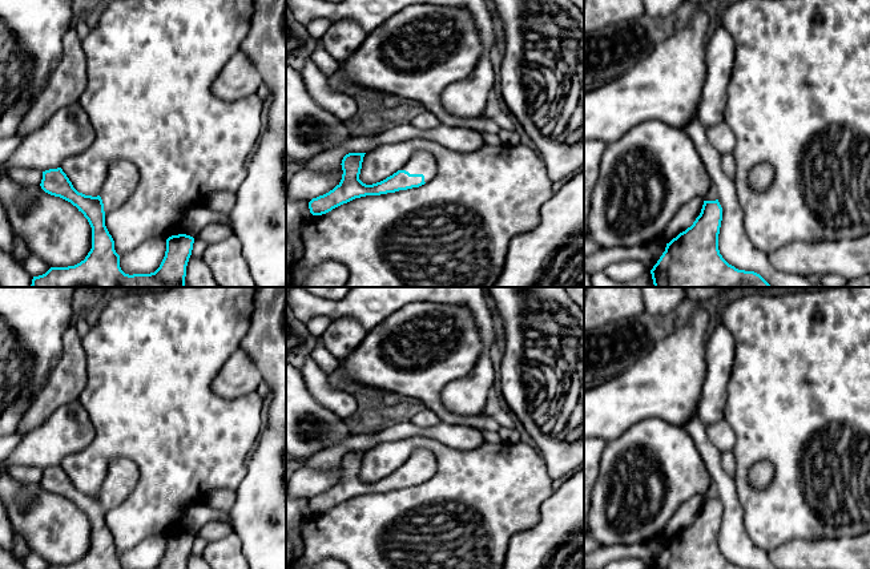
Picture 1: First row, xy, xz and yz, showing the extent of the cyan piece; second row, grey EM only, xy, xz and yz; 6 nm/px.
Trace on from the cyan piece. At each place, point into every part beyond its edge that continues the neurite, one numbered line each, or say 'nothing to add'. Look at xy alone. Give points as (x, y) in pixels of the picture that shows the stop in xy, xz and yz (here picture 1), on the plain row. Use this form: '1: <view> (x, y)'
1: xy (123, 475)

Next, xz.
1: xz (421, 460)

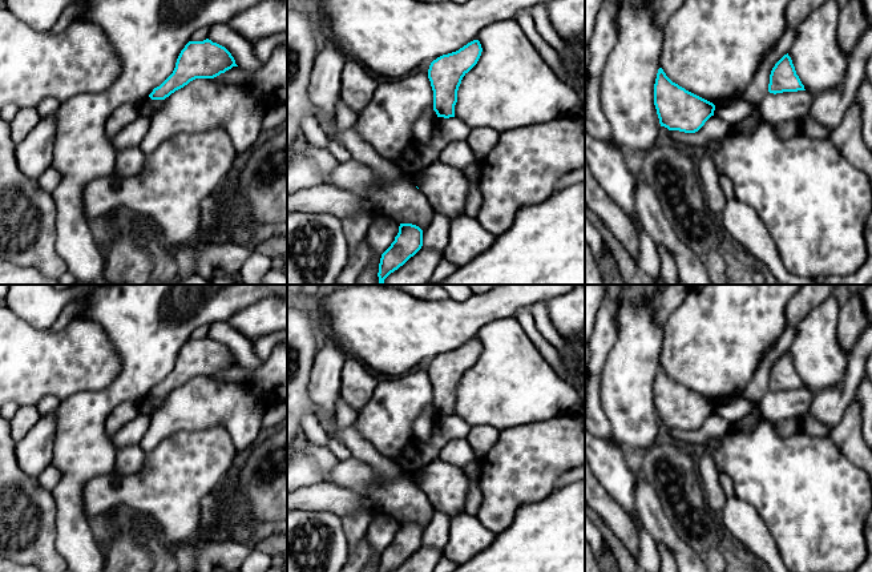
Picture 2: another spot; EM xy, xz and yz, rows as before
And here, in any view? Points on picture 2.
nothing to add

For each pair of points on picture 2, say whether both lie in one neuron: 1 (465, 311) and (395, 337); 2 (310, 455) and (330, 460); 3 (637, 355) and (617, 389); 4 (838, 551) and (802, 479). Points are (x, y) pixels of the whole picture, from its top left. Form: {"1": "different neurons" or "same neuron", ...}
{"1": "same neuron", "2": "same neuron", "3": "same neuron", "4": "same neuron"}

